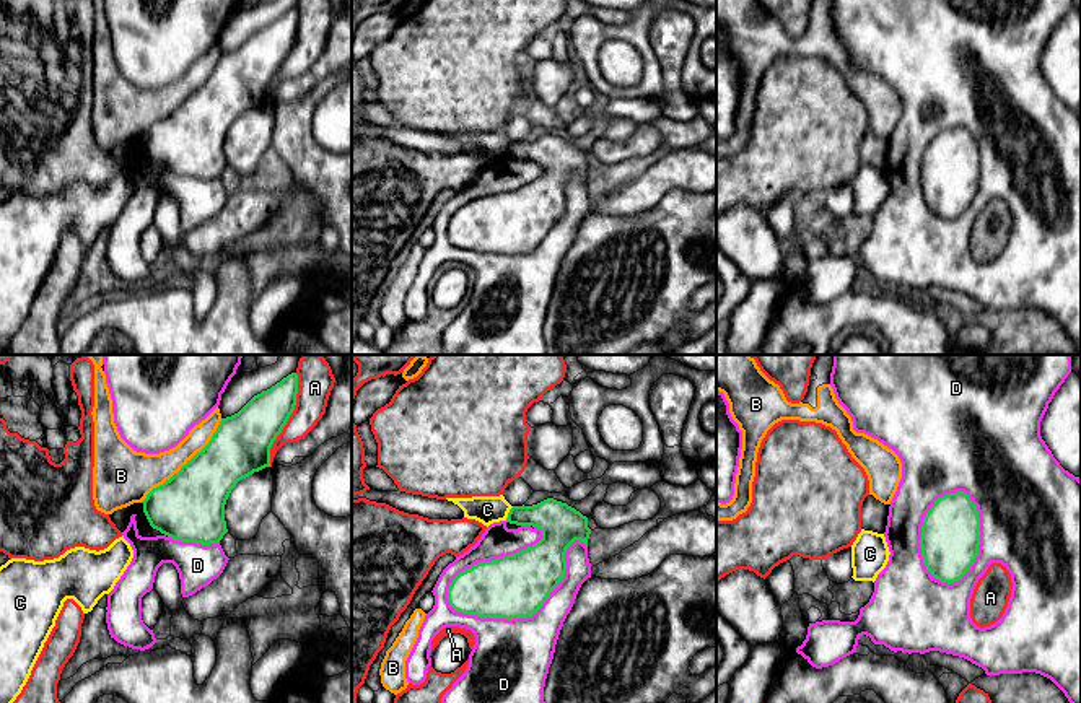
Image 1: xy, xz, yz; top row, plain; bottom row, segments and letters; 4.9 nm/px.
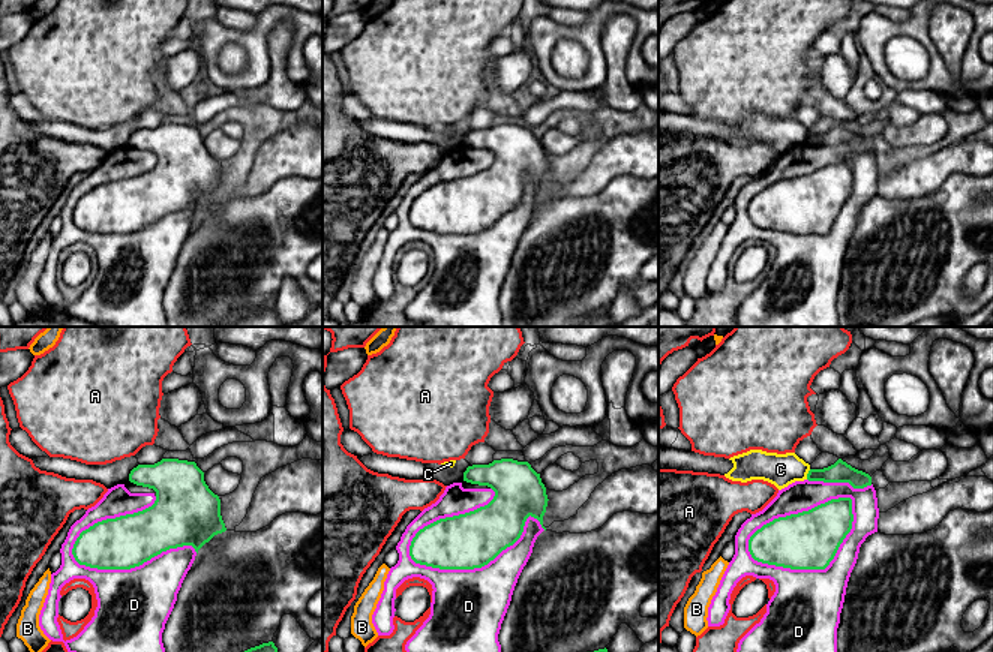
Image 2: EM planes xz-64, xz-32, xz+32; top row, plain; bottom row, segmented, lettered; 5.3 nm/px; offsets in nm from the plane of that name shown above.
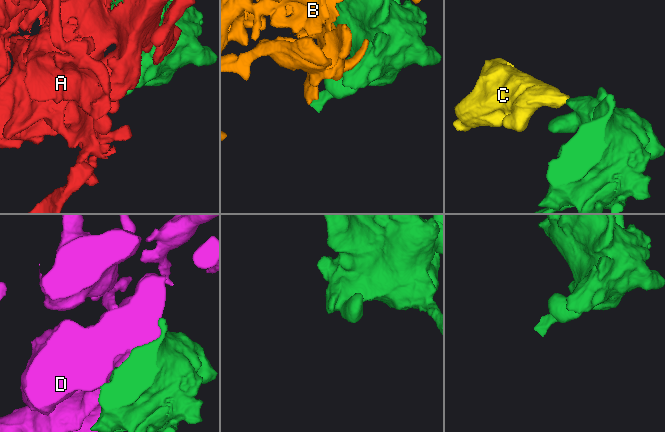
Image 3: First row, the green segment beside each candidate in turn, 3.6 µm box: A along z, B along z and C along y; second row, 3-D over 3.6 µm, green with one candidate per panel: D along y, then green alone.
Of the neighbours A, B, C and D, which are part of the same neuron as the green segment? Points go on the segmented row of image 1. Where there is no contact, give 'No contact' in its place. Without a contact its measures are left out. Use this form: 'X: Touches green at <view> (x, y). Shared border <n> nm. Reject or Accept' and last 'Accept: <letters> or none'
A: Touches green at xy (287, 420). Shared border 480 nm. Reject
B: Touches green at xy (188, 462). Shared border 600 nm. Reject
C: Touches green at xz (508, 513). Shared border 80 nm. Reject
D: Touches green at xz (531, 615). Shared border 750 nm. Reject
Accept: none

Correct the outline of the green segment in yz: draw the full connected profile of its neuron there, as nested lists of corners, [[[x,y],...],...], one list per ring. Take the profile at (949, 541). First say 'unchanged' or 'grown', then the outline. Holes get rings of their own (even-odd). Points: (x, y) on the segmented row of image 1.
unchanged; [[[967,493],[934,501],[921,526],[921,557],[933,578],[952,584],[974,565],[980,545],[980,517]]]

